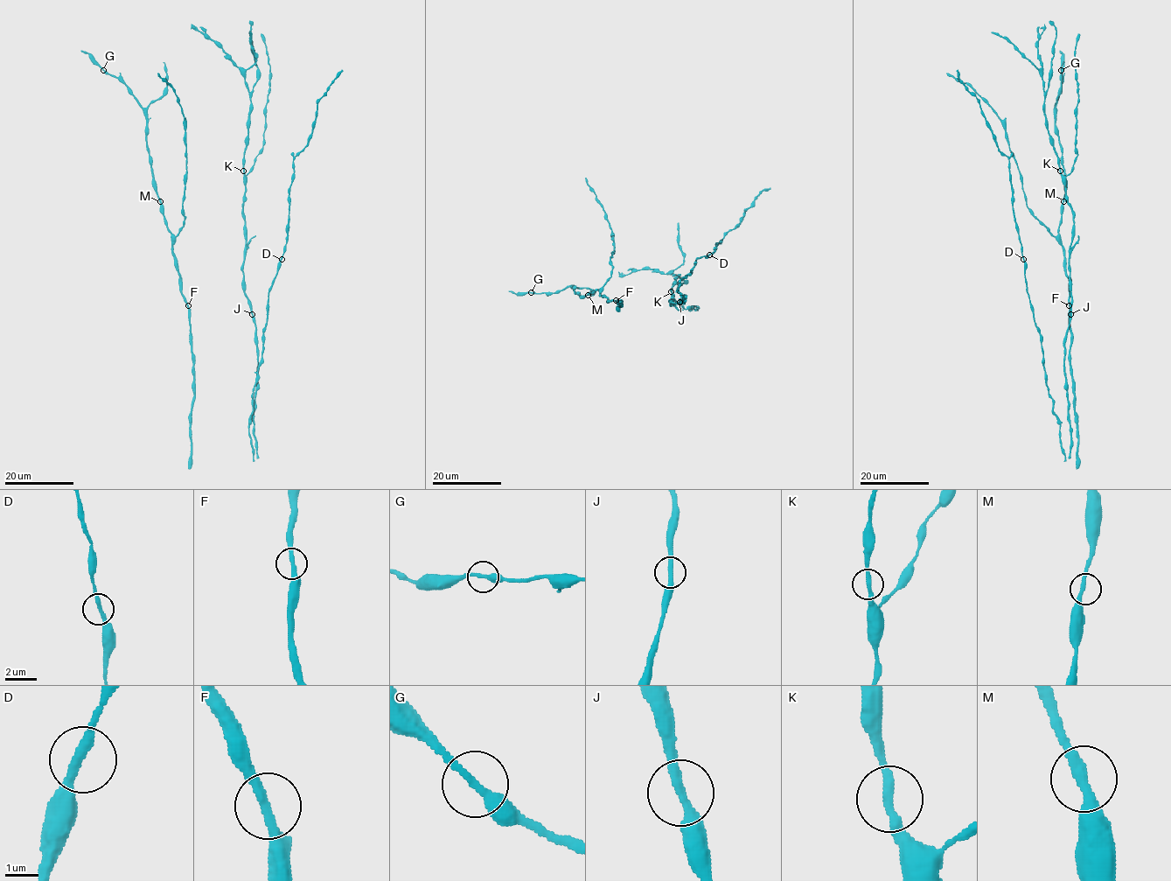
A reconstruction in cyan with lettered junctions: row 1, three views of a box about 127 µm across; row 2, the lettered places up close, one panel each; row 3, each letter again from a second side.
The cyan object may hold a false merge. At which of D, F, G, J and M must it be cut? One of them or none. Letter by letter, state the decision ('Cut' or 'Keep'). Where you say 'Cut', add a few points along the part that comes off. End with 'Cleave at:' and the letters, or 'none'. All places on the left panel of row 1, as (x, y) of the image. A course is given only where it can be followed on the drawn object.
D: Keep
F: Keep
G: Keep
J: Keep
M: Keep
Cleave at: none

